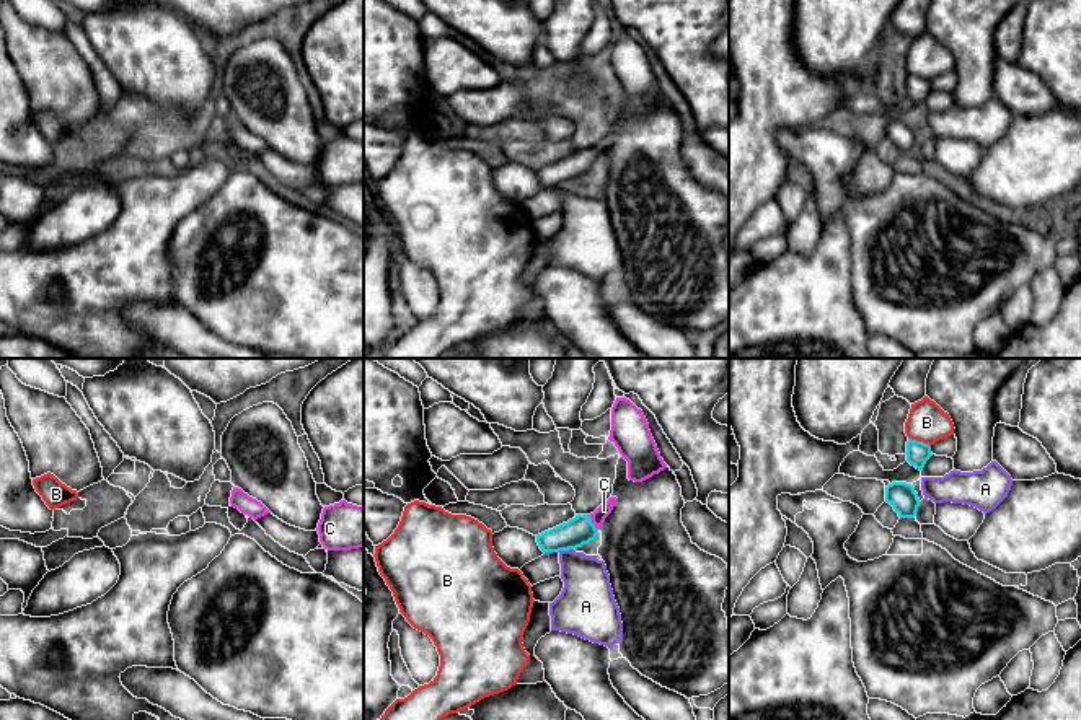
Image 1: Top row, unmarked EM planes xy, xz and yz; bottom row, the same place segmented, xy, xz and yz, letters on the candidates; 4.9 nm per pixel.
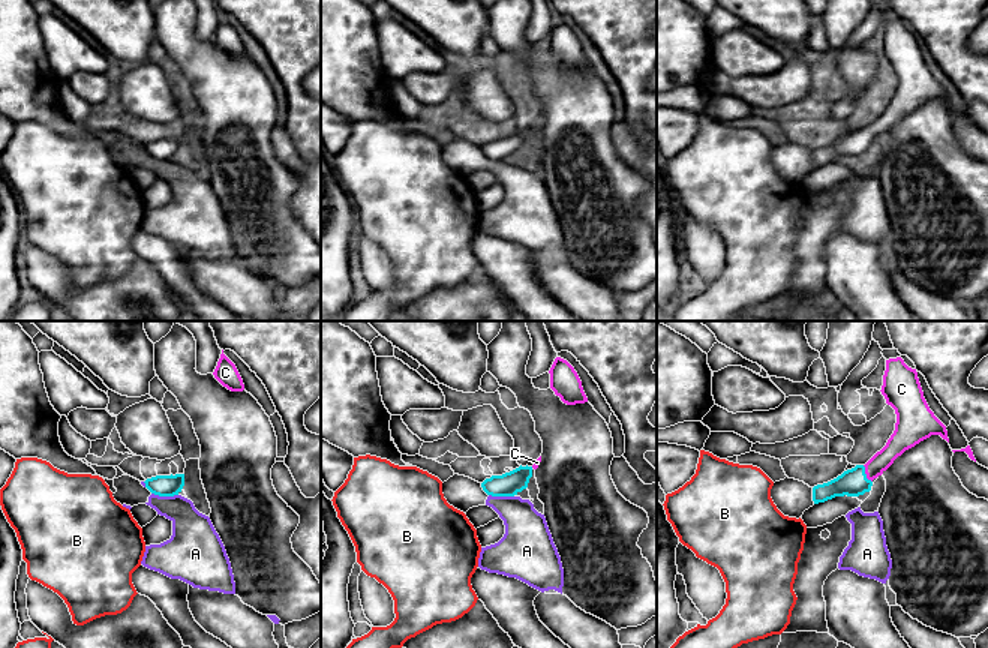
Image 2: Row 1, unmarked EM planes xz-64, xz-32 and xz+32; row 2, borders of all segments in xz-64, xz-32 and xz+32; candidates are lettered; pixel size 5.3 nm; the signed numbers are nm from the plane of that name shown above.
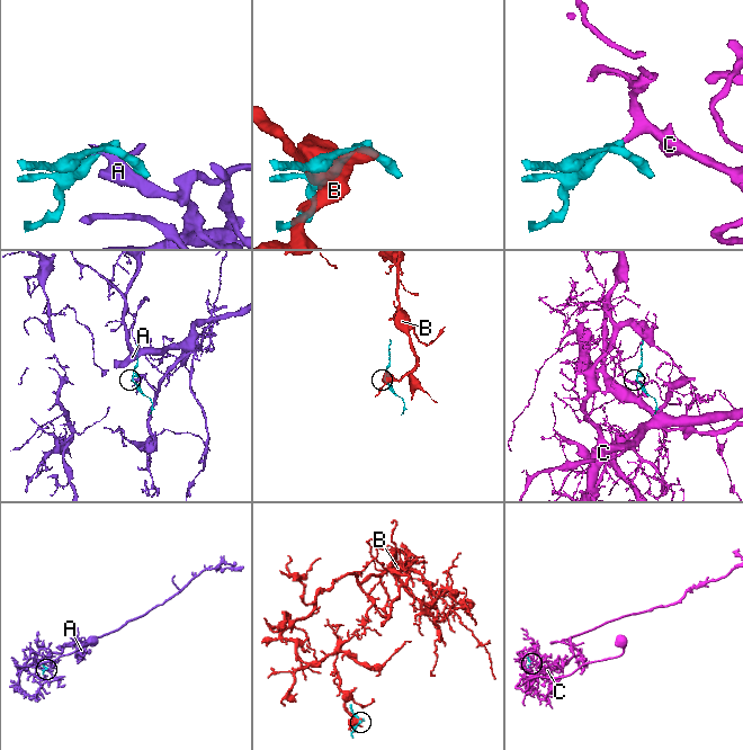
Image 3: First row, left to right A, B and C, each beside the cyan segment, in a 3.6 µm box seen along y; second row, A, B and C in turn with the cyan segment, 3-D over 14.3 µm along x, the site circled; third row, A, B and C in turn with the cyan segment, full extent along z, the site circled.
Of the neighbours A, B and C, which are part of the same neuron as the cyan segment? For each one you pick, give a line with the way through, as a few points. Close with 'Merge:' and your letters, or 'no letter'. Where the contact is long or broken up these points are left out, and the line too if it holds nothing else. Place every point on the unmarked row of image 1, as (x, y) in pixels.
C: way xz (578, 166), (592, 158), (604, 145)
Merge: C

